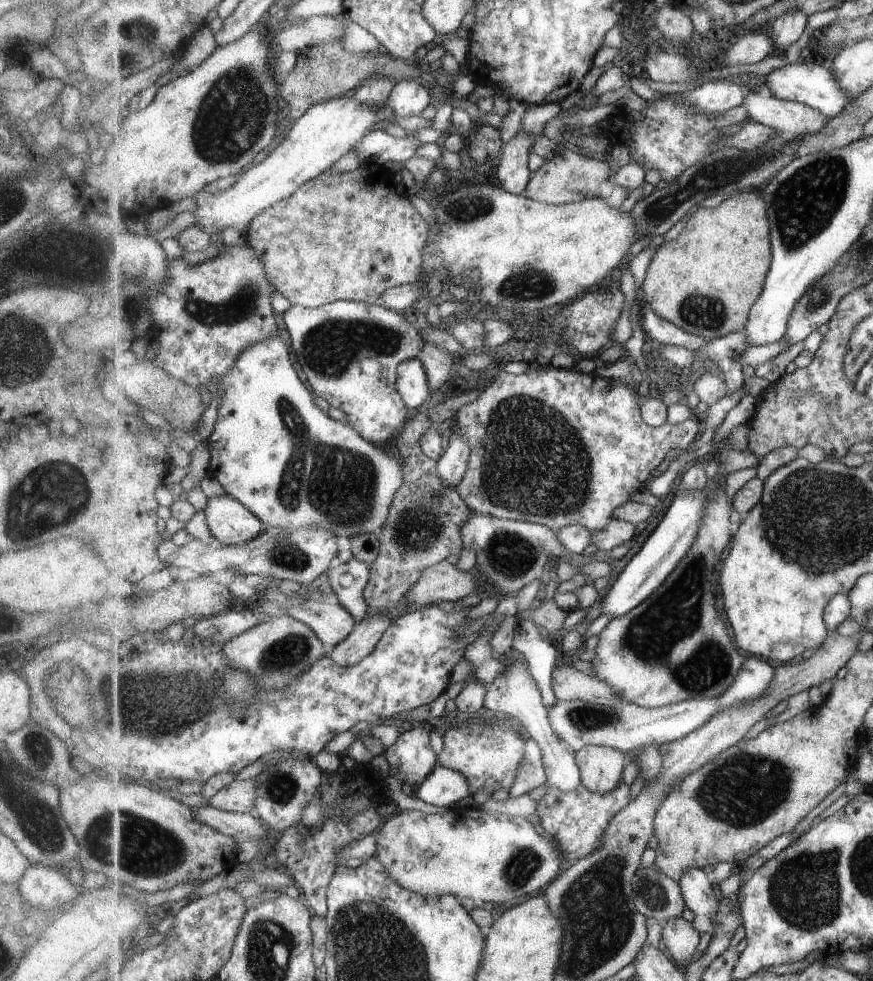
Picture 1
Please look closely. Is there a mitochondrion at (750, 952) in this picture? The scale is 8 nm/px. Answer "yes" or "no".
no

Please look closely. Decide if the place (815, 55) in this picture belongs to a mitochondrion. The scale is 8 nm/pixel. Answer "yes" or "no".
no

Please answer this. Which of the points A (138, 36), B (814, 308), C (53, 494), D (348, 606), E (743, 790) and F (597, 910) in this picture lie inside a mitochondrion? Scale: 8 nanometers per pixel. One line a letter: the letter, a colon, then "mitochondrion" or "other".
A: mitochondrion
B: mitochondrion
C: mitochondrion
D: other
E: mitochondrion
F: mitochondrion

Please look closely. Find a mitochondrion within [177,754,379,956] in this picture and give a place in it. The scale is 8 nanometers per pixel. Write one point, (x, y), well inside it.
(277, 785)

